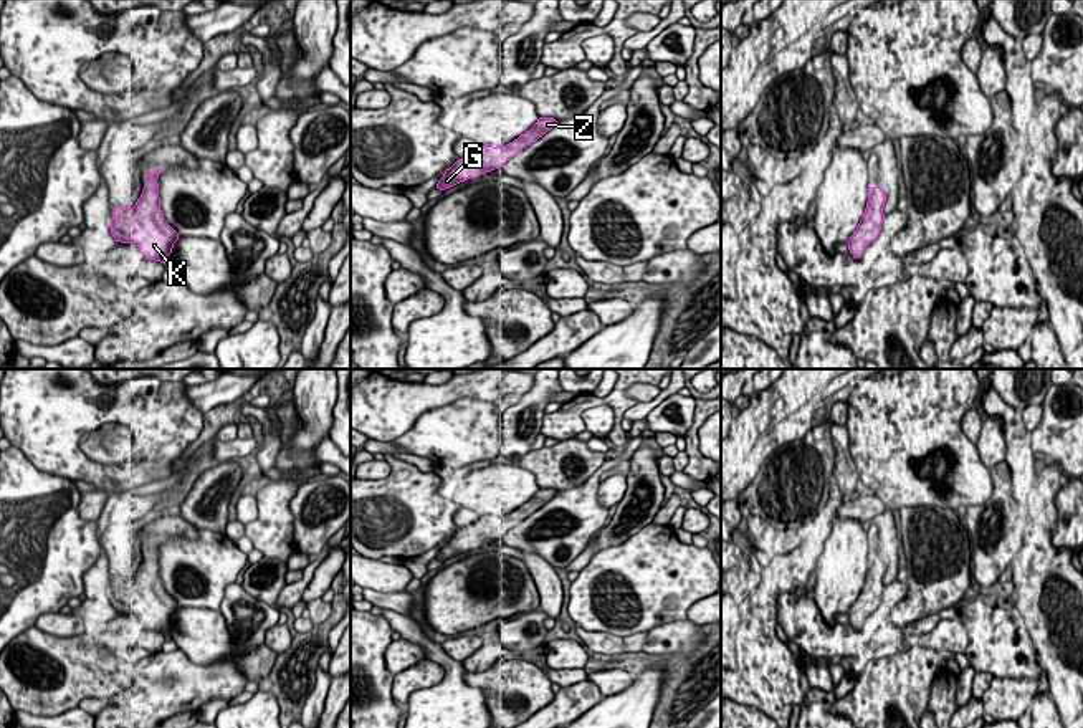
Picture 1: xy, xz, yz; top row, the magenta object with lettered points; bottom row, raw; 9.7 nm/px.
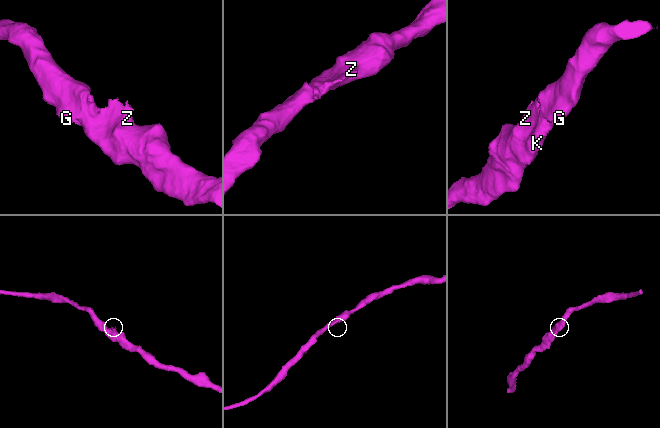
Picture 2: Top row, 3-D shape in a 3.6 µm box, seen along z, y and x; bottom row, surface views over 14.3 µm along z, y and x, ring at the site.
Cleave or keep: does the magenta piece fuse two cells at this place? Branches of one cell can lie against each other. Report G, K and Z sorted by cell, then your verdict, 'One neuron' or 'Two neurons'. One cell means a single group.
Groups: G K Z. One neuron

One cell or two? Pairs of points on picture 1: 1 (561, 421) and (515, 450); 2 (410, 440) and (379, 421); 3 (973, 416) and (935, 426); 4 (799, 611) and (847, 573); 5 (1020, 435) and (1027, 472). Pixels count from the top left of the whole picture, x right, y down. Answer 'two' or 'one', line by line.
1: two
2: two
3: two
4: two
5: one

